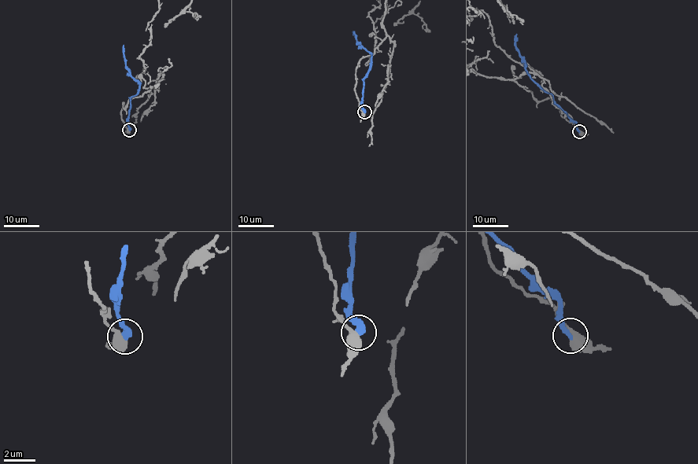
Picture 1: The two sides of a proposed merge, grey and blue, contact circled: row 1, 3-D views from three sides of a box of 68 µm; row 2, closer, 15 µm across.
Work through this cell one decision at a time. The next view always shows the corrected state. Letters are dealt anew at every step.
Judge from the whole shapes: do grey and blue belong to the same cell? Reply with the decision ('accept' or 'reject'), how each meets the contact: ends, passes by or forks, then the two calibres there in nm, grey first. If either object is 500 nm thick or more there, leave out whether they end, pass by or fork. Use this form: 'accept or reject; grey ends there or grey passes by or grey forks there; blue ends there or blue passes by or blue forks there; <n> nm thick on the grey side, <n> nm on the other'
reject; grey passes by; blue ends there; 480 nm thick on the grey side, 360 nm on the other

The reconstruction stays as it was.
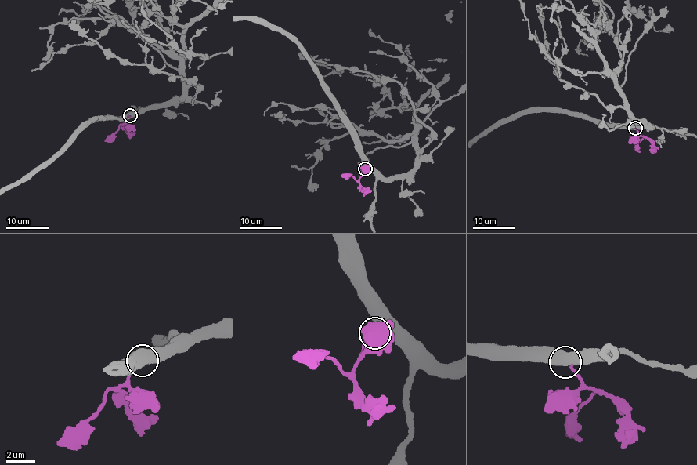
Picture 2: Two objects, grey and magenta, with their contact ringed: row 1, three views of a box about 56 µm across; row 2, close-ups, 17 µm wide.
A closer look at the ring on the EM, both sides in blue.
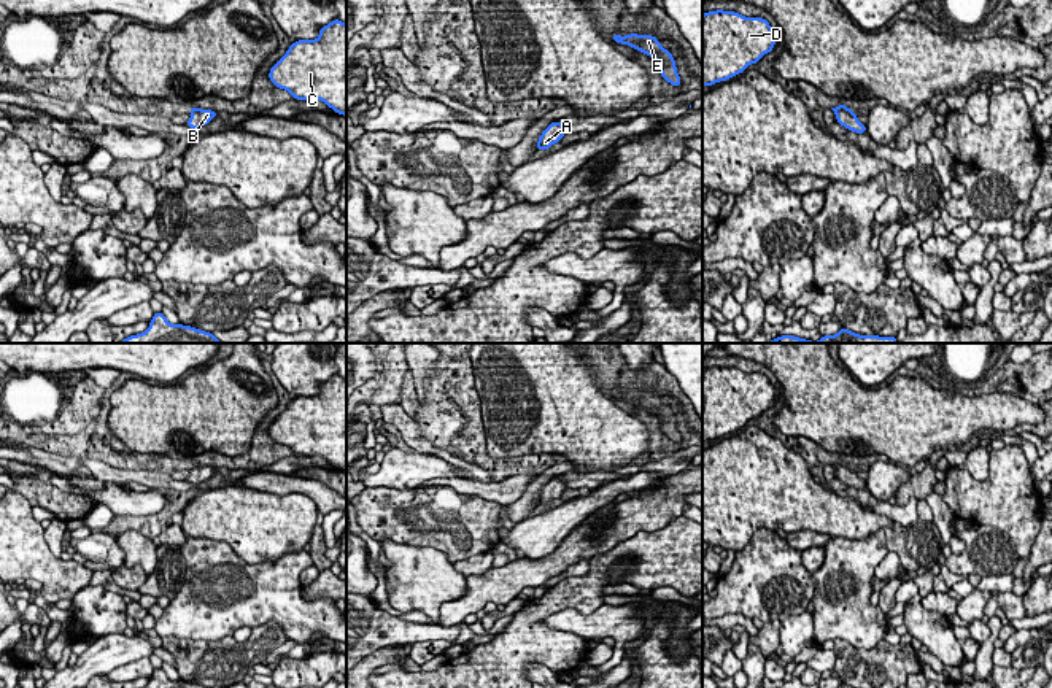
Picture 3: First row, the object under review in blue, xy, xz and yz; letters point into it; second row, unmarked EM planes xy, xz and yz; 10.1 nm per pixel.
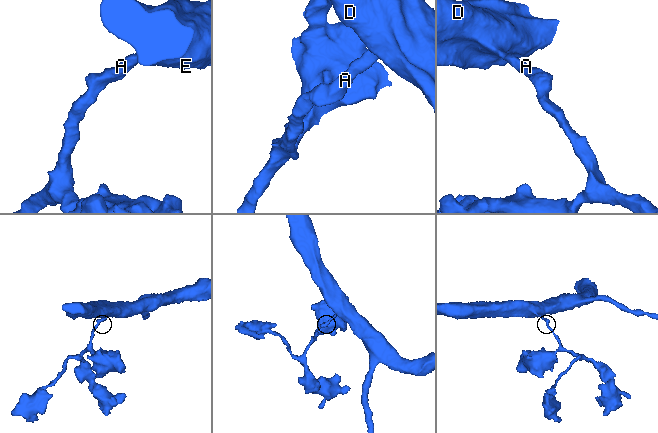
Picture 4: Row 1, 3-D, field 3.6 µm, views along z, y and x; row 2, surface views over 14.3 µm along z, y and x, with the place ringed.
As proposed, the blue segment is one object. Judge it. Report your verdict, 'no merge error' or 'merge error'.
no merge error

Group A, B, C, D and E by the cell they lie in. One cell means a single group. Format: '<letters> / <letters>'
A B C D E

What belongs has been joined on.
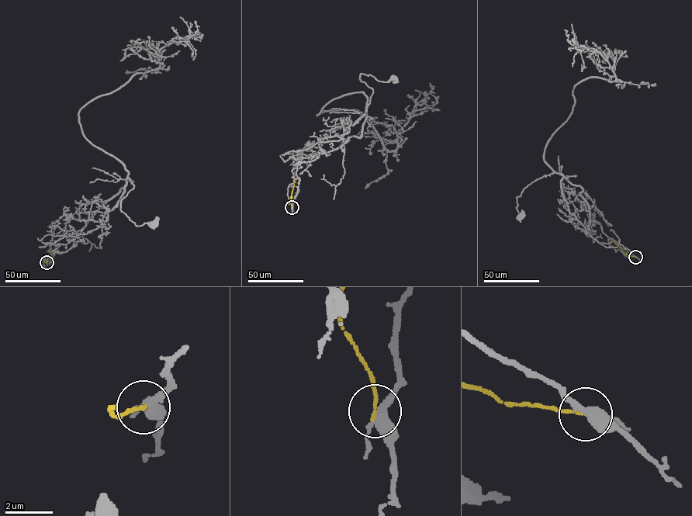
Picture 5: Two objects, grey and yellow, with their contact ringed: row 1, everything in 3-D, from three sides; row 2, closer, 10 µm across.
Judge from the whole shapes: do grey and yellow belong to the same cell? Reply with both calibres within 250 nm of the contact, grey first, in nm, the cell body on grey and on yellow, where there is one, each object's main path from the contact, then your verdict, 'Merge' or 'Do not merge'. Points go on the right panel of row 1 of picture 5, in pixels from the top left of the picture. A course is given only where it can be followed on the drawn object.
Thickness 360 nm (grey) against 140 nm. Soma of grey: (520, 215). Soma of yellow: none. Course of grey: (635, 257), (614, 241), (593, 242), (583, 189), (559, 174), (544, 175), (524, 188), (516, 198), (521, 215). Course of yellow: (635, 257), (625, 253), (611, 240). Do not merge

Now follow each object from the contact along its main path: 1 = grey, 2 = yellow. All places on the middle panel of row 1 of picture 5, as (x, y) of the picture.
1: (292, 207), (299, 188), (299, 164), (361, 134), (373, 90), (360, 80), (360, 74), (384, 82), (394, 79)
2: (292, 207), (290, 202), (295, 180)

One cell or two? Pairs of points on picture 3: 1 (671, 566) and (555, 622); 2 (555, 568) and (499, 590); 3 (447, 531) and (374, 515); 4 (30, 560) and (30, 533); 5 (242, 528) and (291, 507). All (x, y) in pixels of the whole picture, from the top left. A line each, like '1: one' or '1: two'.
1: two
2: one
3: one
4: one
5: one

